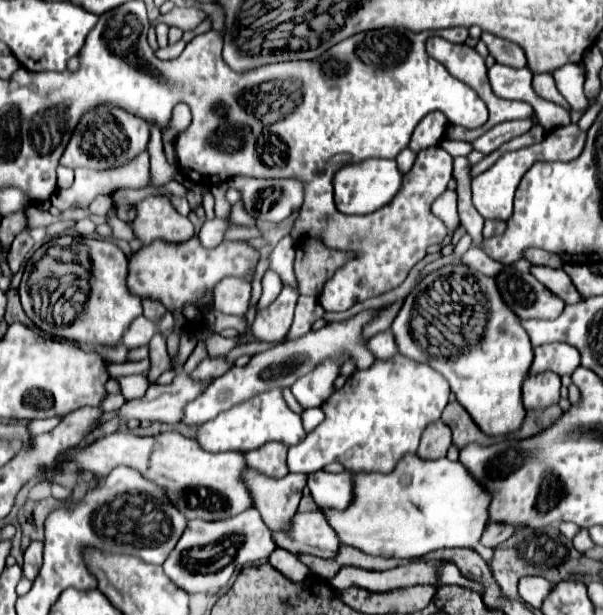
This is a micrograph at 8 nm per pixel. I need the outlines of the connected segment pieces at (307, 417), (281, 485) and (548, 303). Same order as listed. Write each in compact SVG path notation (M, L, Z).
M309 408L309 410L305 410L305 412L301 414L301 418L303 418L303 428L305 428L307 432L311 432L313 428L317 428L317 426L325 420L325 414L323 414L321 408Z
M249 468L249 476L245 478L249 480L249 492L253 492L253 500L257 500L263 522L273 532L289 530L301 500L301 490L307 484L307 474L288 473L285 478L275 480Z
M513 266L503 268L497 276L497 288L503 302L521 318L557 318L565 302L553 296L535 276L521 274Z

